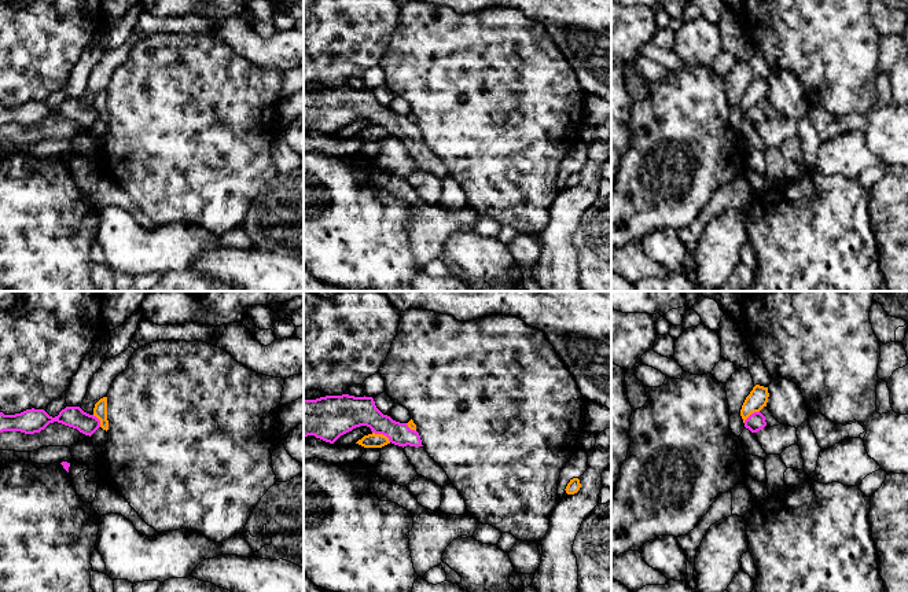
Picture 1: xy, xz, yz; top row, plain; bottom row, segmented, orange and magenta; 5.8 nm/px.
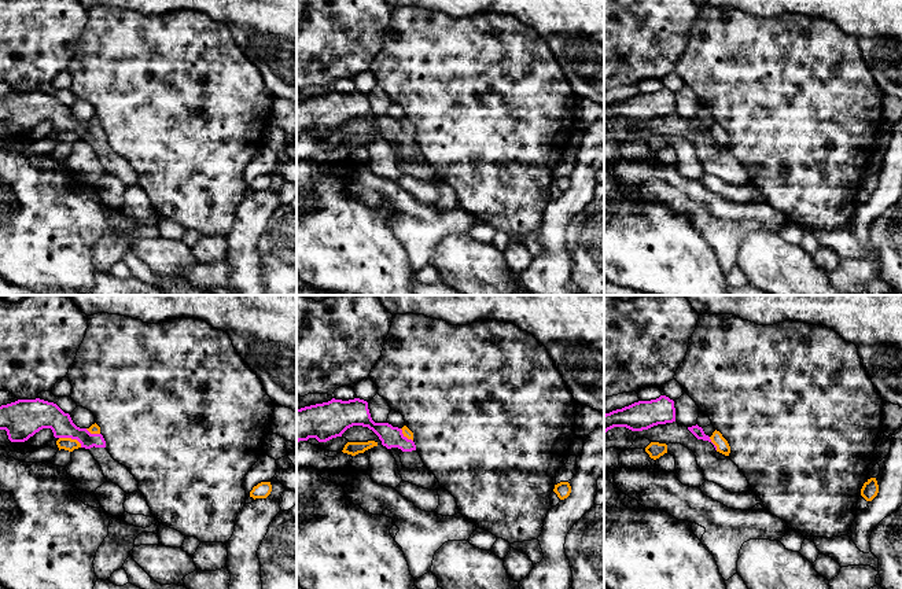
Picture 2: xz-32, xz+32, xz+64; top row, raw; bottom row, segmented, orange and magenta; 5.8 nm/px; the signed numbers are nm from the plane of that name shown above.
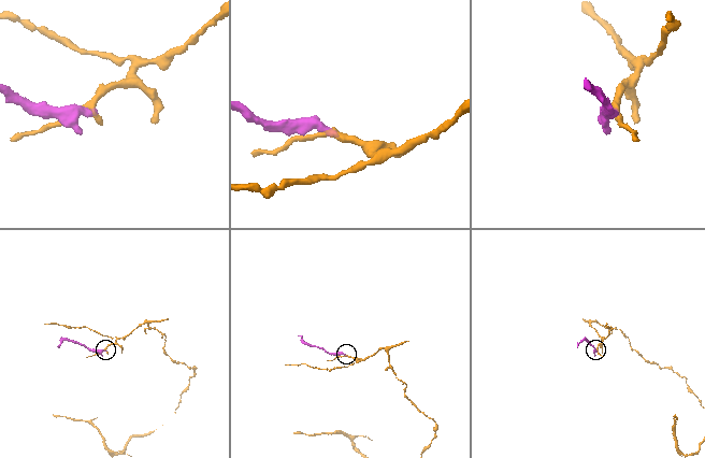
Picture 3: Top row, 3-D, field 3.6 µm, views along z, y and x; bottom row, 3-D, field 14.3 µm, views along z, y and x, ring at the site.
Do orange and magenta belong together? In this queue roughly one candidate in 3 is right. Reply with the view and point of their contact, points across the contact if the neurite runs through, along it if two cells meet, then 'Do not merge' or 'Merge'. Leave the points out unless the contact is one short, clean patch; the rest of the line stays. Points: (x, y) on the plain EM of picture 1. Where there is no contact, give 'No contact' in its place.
Touches orange at xz (382, 127). Boundary: xz (372, 124), (382, 125), (390, 133). Do not merge

